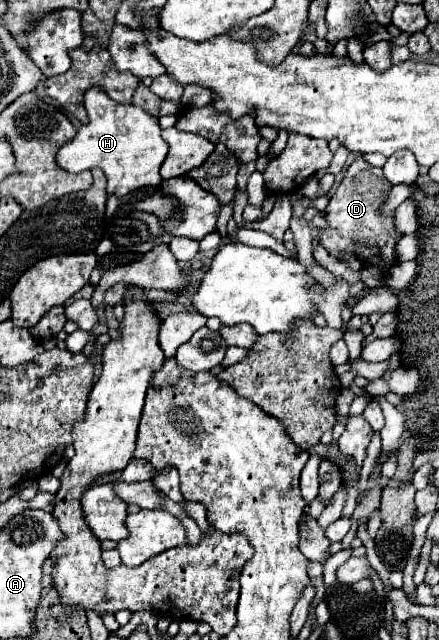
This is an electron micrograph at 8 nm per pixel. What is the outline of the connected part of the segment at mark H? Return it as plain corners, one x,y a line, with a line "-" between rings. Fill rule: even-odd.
103,88
85,92
85,110
89,122
77,130
77,136
65,142
57,152
57,166
67,172
101,168
107,176
107,194
125,196
143,186
159,186
159,168
167,156
167,142
161,138
159,120
135,104
119,104

